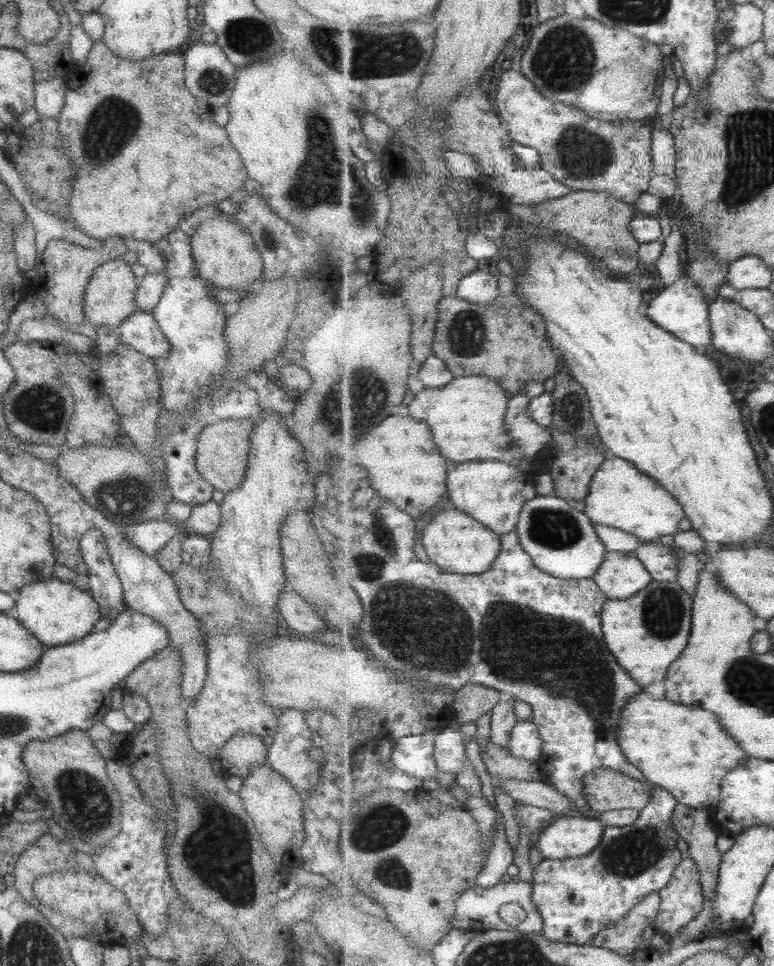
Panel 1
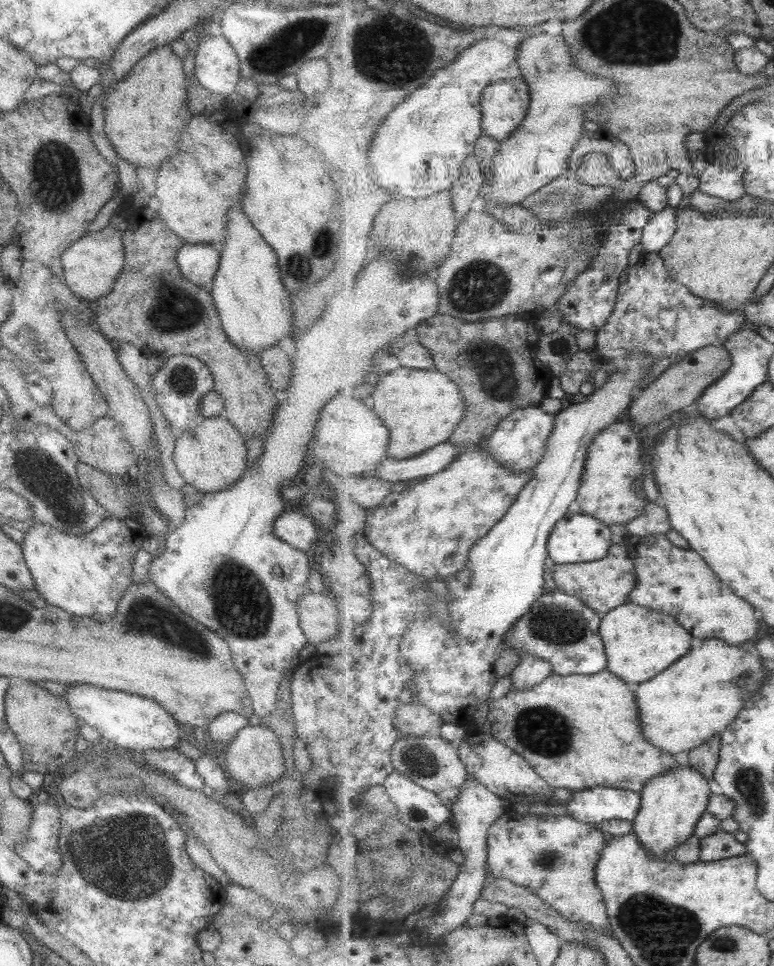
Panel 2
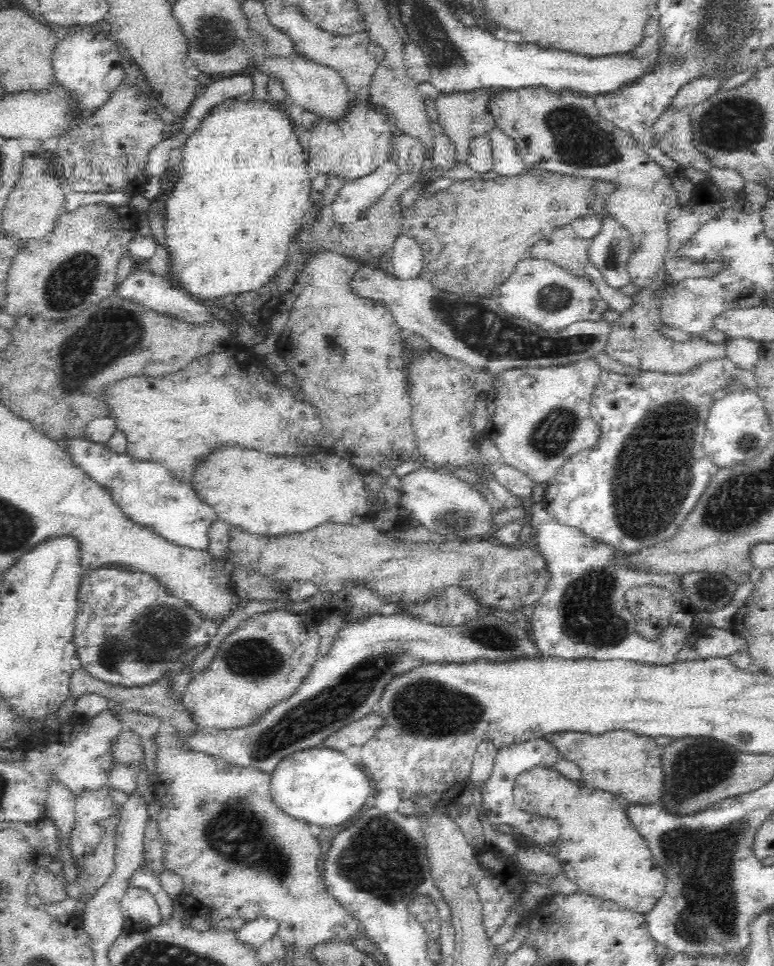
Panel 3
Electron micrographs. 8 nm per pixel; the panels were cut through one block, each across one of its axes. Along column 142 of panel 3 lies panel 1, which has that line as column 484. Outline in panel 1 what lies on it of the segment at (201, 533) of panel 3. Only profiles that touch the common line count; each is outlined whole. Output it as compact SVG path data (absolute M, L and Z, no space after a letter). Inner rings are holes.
M489 460L457 463L449 471L448 503L484 523L500 537L518 527L524 506L537 496L535 481L529 482L527 472L511 463Z

